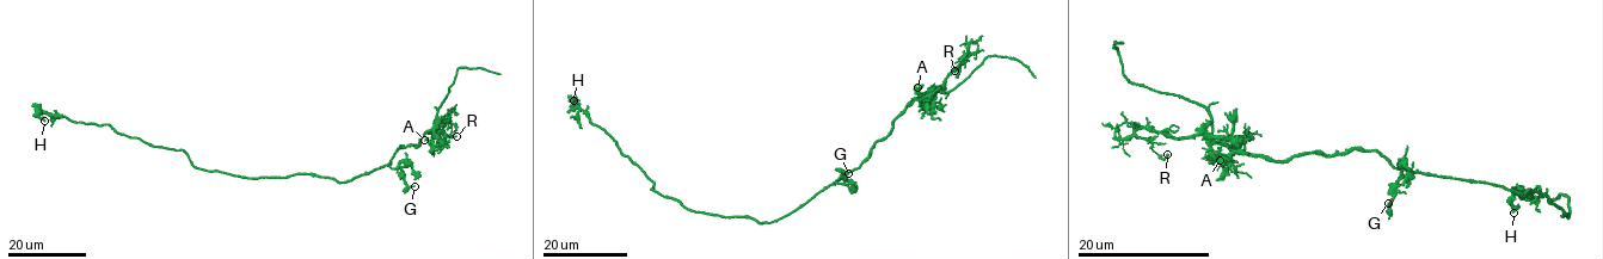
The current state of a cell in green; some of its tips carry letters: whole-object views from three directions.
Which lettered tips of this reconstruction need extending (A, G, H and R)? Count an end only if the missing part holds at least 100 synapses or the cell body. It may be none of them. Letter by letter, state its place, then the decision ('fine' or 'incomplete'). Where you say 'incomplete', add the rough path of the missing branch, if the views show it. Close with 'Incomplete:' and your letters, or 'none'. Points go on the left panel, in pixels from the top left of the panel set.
A: at (424, 140); fine
G: at (415, 186); fine
H: at (44, 121); fine
R: at (456, 136); fine
Incomplete: none

